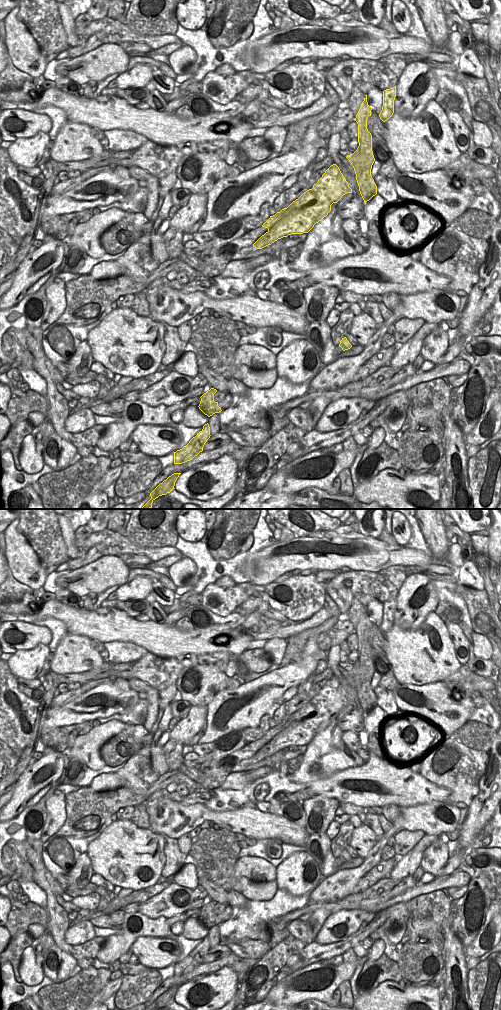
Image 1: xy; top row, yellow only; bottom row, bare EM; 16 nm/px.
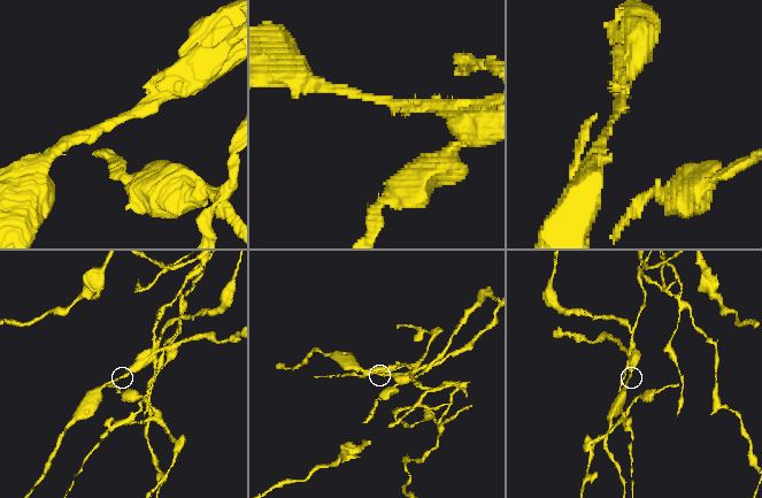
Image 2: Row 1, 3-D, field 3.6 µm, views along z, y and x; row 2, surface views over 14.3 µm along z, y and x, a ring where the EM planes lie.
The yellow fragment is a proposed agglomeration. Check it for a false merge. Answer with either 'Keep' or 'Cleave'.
Cleave.

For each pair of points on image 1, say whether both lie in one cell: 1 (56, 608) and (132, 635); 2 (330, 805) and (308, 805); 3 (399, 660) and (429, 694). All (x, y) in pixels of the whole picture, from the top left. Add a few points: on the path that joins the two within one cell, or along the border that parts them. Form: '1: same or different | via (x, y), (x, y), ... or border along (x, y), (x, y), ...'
1: same | via (75, 618), (85, 623), (113, 625)
2: same | via (325, 803), (319, 800), (313, 805)
3: different | border along (440, 681), (421, 685), (399, 684)

